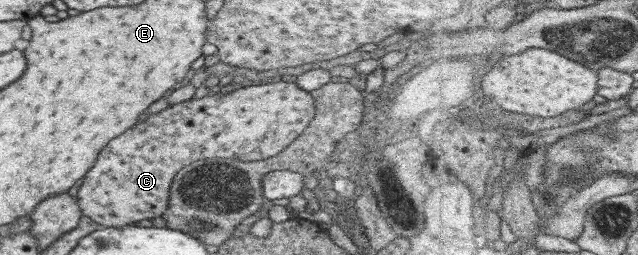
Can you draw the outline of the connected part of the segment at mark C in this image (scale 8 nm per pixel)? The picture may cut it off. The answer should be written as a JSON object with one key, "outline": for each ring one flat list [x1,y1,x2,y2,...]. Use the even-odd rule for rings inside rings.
{"outline":[[284,81,246,85,222,95,214,93,168,105,166,109,153,113,144,122,138,122,104,146,96,162,83,174,82,184,76,190,76,204,81,216,86,216,102,228,123,227,124,224,138,220,156,218,158,214,167,212,172,178,184,165,212,157,250,162,276,156,308,126,312,116,312,95,298,88,296,83]]}

